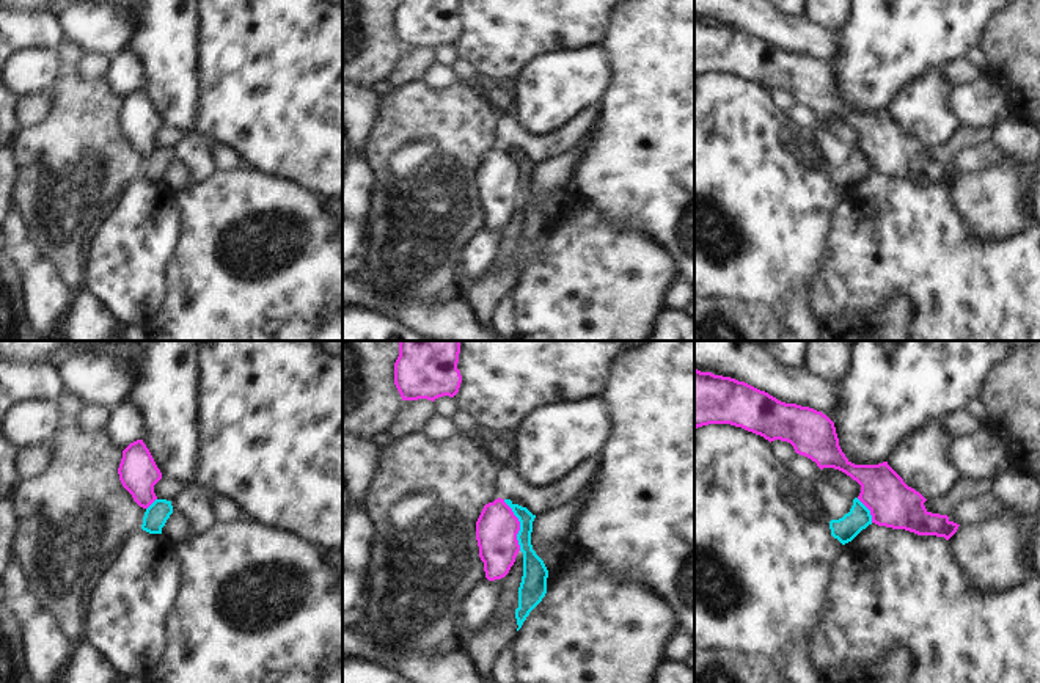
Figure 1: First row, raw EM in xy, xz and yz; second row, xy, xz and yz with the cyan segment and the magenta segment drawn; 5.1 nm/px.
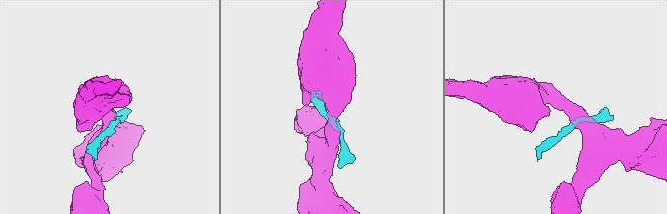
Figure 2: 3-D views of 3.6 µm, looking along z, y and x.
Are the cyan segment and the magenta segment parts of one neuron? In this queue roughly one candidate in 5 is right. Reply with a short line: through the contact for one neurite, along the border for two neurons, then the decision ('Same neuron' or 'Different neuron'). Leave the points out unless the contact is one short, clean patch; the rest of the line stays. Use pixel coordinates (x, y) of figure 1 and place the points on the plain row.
Line: xz (503, 148), (519, 170), (517, 192), (520, 198). Different neuron.

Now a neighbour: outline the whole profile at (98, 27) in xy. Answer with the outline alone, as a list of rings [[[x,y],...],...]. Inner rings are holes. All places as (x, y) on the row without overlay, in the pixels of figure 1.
[[[124,3],[68,5],[55,11],[63,39],[74,42],[83,53],[102,53],[108,60],[129,46],[135,36],[137,17]]]

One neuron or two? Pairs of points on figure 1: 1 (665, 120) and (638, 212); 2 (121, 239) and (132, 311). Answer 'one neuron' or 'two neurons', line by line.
1: one neuron
2: one neuron

